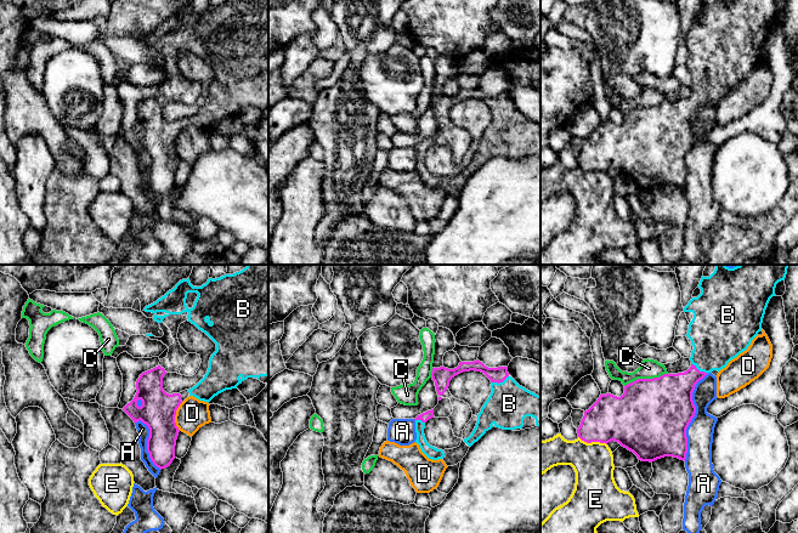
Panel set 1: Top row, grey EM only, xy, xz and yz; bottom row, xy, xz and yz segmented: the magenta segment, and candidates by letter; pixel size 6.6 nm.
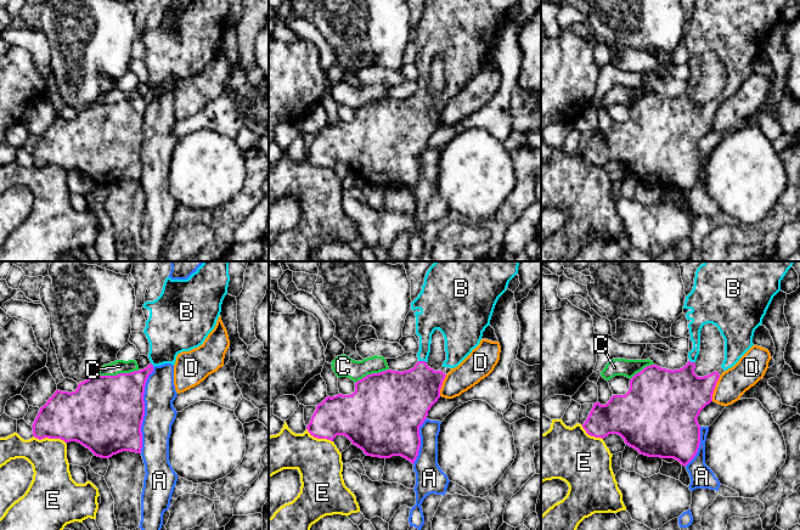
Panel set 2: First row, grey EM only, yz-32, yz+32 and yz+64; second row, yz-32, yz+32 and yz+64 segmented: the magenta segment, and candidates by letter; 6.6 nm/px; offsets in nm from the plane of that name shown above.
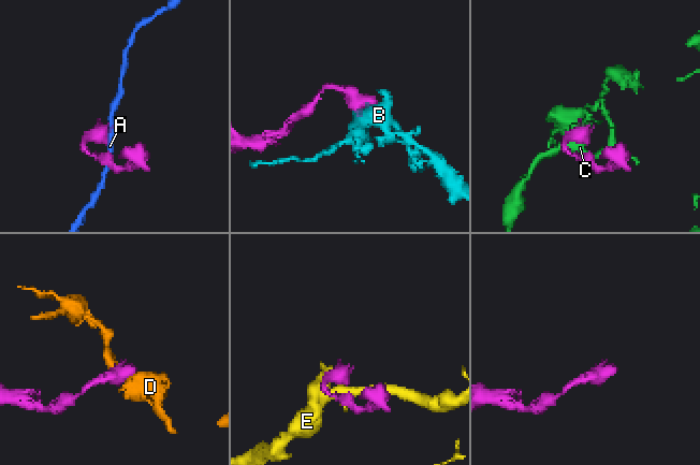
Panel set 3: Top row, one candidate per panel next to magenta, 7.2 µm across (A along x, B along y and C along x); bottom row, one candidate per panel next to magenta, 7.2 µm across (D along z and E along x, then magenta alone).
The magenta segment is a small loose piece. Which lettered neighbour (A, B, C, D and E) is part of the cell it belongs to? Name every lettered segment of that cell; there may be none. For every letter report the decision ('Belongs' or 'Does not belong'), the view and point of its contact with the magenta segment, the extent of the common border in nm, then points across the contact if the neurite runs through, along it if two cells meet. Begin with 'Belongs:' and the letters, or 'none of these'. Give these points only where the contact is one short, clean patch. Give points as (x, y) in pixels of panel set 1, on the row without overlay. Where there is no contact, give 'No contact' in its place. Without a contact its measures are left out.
Belongs: B
A: Does not belong. Touches magenta at yz (694, 143). Shared border 600 nm
B: Belongs. Touches magenta at yz (699, 98). Shared border 130 nm
C: Does not belong. Touches magenta at yz (645, 107). Shared border 300 nm
D: Does not belong. Touches magenta at xy (174, 145). Shared border 190 nm
E: Does not belong. Touches magenta at yz (593, 169). Shared border 200 nm

